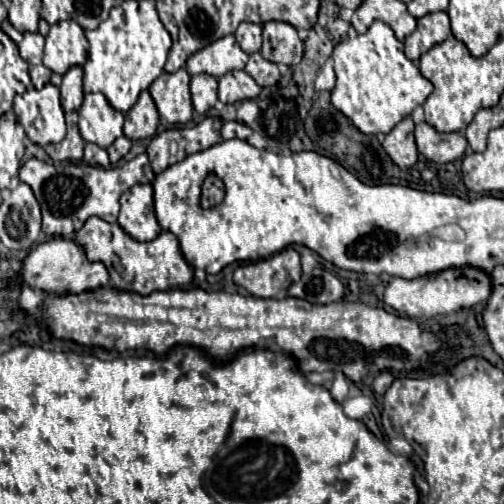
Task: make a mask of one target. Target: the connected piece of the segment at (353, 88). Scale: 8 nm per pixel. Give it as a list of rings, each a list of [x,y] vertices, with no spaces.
[[[373,22],[365,34],[339,42],[331,54],[337,82],[331,90],[331,102],[341,110],[363,134],[387,134],[401,118],[409,116],[415,106],[421,106],[433,92],[433,84],[419,72],[419,68],[403,54],[403,42],[395,38],[393,30],[385,22]]]

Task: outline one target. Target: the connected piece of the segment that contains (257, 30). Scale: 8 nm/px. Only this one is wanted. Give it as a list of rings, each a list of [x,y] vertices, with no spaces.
[[[249,22],[239,24],[239,28],[235,32],[235,40],[243,48],[243,52],[247,52],[247,54],[259,52],[261,50],[261,26],[249,24]]]

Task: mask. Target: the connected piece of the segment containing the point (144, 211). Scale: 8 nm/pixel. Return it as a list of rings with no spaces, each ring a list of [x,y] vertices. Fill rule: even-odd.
[[[137,184],[121,196],[119,226],[135,240],[149,242],[159,236],[161,226],[155,218],[151,184]]]

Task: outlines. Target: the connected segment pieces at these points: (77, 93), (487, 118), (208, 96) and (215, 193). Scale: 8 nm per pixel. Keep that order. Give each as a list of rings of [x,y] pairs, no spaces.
[[[71,66],[63,74],[61,84],[61,106],[63,110],[79,110],[83,102],[83,70],[81,66]]]
[[[483,108],[483,110],[479,110],[475,114],[473,122],[465,128],[465,138],[467,138],[467,142],[469,142],[473,152],[483,152],[485,150],[487,134],[493,128],[491,118],[493,118],[493,112],[489,108]]]
[[[199,74],[191,78],[191,100],[197,114],[205,114],[217,102],[217,78]]]
[[[211,174],[211,176],[205,178],[201,192],[203,192],[203,208],[213,208],[213,206],[223,202],[225,186],[223,186],[223,182],[217,176]]]

